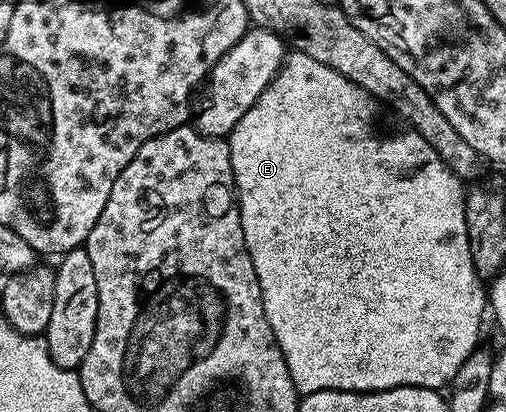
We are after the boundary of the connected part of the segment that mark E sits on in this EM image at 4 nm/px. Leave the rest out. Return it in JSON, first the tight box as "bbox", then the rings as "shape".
{"bbox":[229,52,488,395],"shape":[[[291,52],[284,57],[283,67],[275,73],[275,79],[257,96],[257,104],[237,120],[237,124],[231,129],[229,141],[231,143],[231,167],[235,177],[235,193],[239,200],[239,215],[241,216],[241,228],[245,232],[245,248],[247,254],[253,260],[253,268],[257,272],[257,280],[261,284],[261,300],[265,304],[265,316],[269,320],[269,328],[273,328],[273,336],[285,356],[285,364],[289,364],[289,376],[293,376],[293,384],[299,389],[300,395],[321,392],[322,390],[358,390],[370,392],[372,390],[392,390],[398,386],[420,386],[430,390],[442,391],[454,383],[461,364],[480,345],[479,329],[483,326],[483,309],[488,309],[488,295],[485,293],[484,283],[481,281],[478,272],[473,268],[473,256],[469,252],[469,232],[465,228],[465,182],[458,178],[433,152],[433,148],[420,134],[416,134],[410,128],[403,128],[400,134],[391,134],[384,142],[379,142],[379,134],[371,127],[371,121],[375,118],[376,99],[357,84],[353,84],[341,72],[329,68],[329,64],[321,64],[321,60],[313,60],[313,56]]]}

